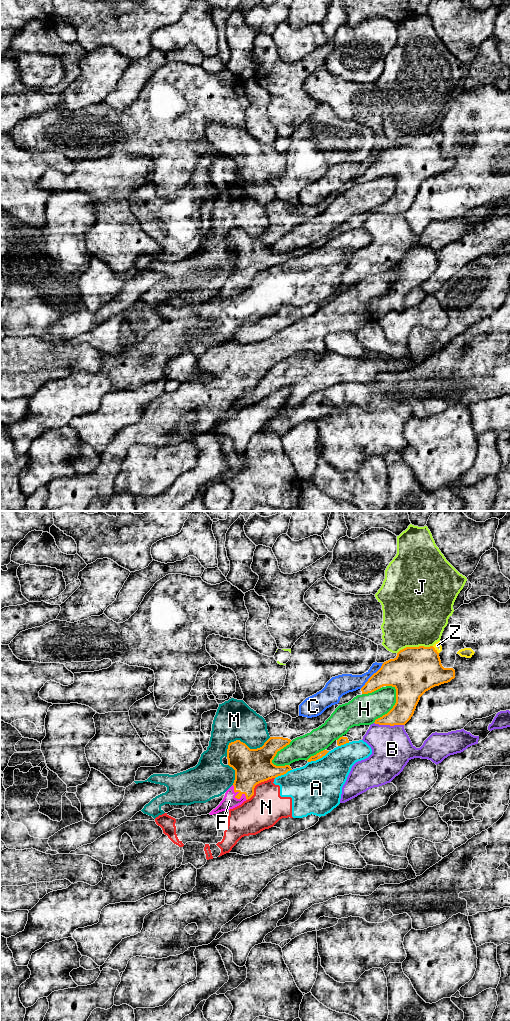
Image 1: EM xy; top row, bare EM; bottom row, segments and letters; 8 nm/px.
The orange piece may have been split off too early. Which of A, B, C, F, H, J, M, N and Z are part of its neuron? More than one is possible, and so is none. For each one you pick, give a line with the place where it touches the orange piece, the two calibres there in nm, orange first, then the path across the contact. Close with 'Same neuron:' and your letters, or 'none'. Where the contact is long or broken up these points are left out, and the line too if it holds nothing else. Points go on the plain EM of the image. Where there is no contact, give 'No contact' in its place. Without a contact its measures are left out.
F: Touches orange at xy (236, 285). Thickness 260 nm (orange) against 120 nm
Same neuron: F

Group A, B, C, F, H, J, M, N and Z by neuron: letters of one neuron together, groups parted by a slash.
A N / B / C / F / H / J / M / Z

